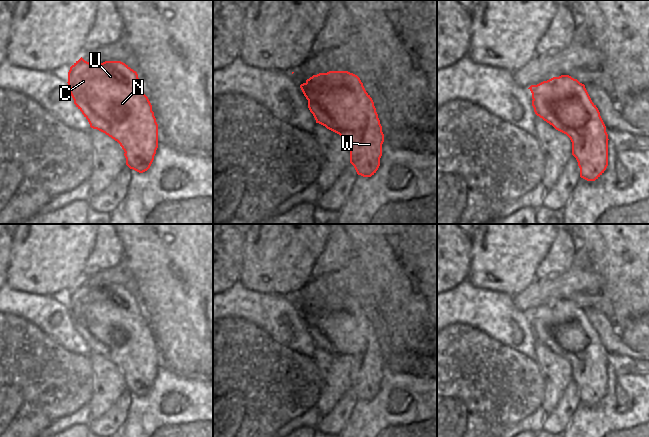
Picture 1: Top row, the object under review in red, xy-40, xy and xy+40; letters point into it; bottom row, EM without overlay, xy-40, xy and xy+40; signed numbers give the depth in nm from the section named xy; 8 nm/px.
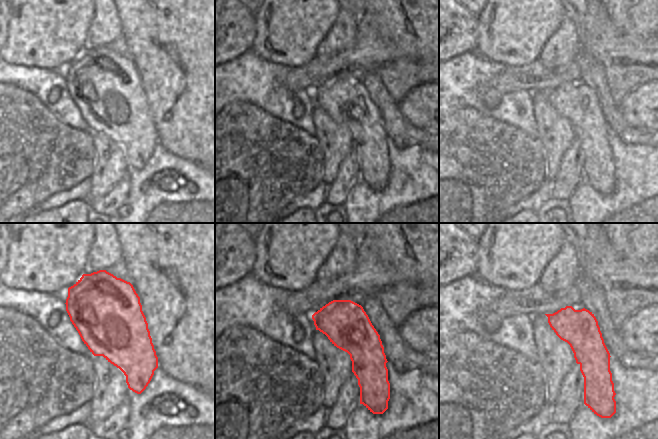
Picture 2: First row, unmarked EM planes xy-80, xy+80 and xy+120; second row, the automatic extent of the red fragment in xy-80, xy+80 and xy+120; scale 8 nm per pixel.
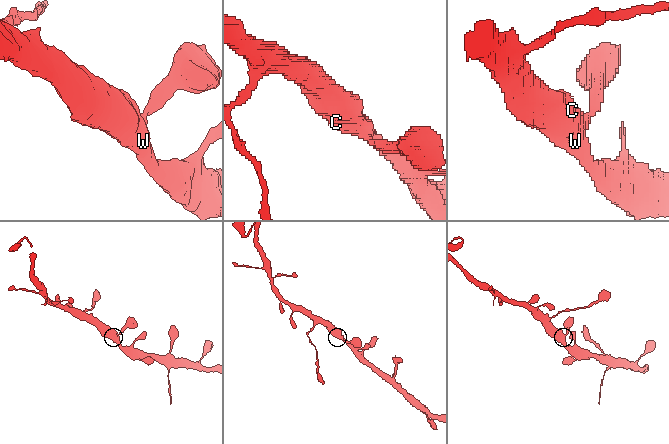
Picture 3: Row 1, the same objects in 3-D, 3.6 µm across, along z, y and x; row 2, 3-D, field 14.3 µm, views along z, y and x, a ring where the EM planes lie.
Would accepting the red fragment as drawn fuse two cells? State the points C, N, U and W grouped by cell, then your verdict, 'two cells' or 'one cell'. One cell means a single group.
groups C N U W; one cell

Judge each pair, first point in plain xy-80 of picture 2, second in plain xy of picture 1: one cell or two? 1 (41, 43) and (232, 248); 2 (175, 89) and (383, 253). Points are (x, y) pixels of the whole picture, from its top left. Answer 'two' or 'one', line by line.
1: two
2: one

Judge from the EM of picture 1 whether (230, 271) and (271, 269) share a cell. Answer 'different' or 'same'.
different

